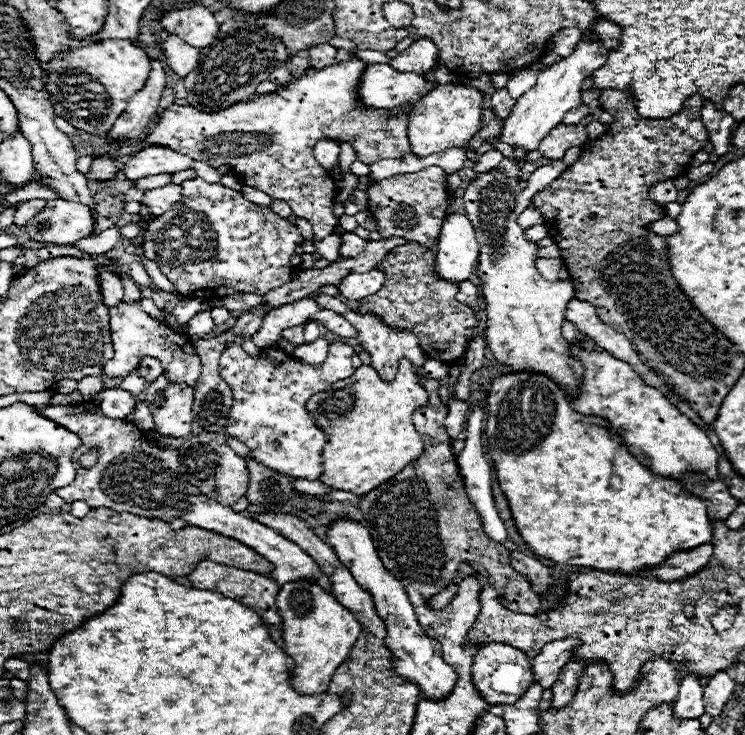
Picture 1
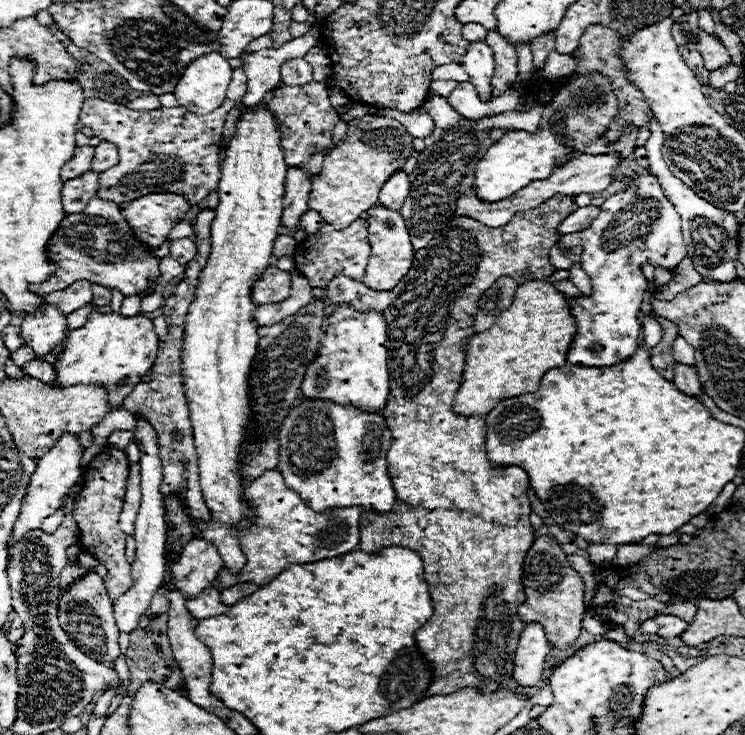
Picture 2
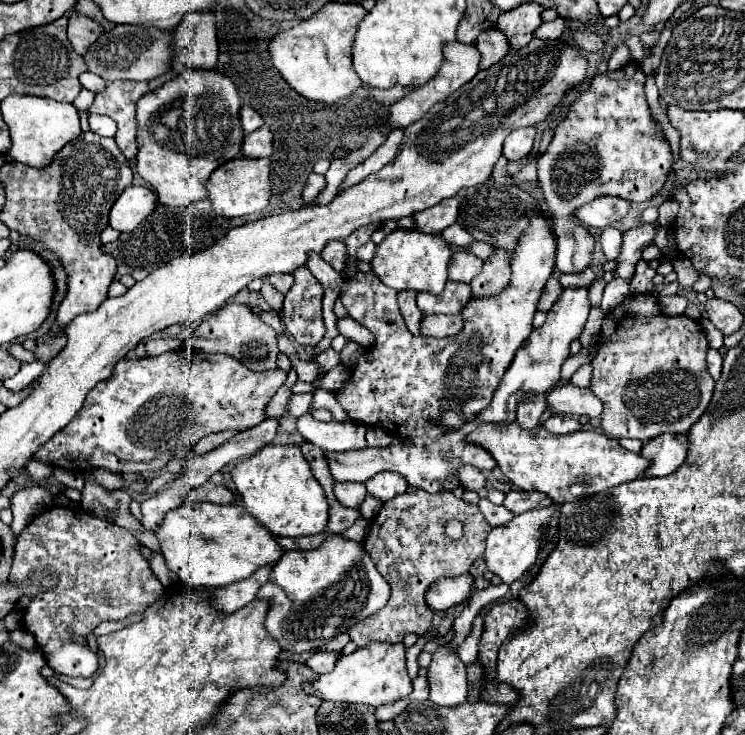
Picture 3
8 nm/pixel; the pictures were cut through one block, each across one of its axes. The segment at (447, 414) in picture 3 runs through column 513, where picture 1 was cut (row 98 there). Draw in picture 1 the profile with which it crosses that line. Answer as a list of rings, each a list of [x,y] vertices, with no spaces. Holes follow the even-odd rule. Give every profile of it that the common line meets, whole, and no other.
[[[354,56],[348,62],[312,70],[276,96],[256,96],[214,114],[172,104],[162,112],[146,144],[164,144],[194,160],[208,162],[212,168],[228,164],[234,174],[242,174],[242,184],[262,190],[272,200],[288,202],[294,216],[306,218],[312,224],[314,240],[318,242],[330,236],[338,226],[338,218],[334,216],[336,182],[312,154],[320,138],[352,144],[356,156],[362,156],[366,164],[372,164],[372,154],[362,152],[410,152],[406,134],[408,116],[388,116],[388,110],[366,108],[358,100],[356,86],[366,66],[364,60]]]

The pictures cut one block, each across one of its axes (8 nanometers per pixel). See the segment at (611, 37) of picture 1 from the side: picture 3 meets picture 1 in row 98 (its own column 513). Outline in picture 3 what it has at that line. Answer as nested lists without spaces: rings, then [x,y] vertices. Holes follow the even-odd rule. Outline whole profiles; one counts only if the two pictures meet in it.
[[[557,504],[542,508],[542,510],[532,510],[532,512],[522,512],[518,516],[514,516],[508,524],[504,526],[496,526],[490,530],[488,540],[486,540],[486,552],[484,552],[484,560],[490,572],[494,572],[496,576],[500,576],[500,580],[504,584],[512,584],[514,580],[518,580],[538,558],[538,550],[542,544],[542,536],[544,530],[550,526],[550,520],[554,512],[557,510]]]

